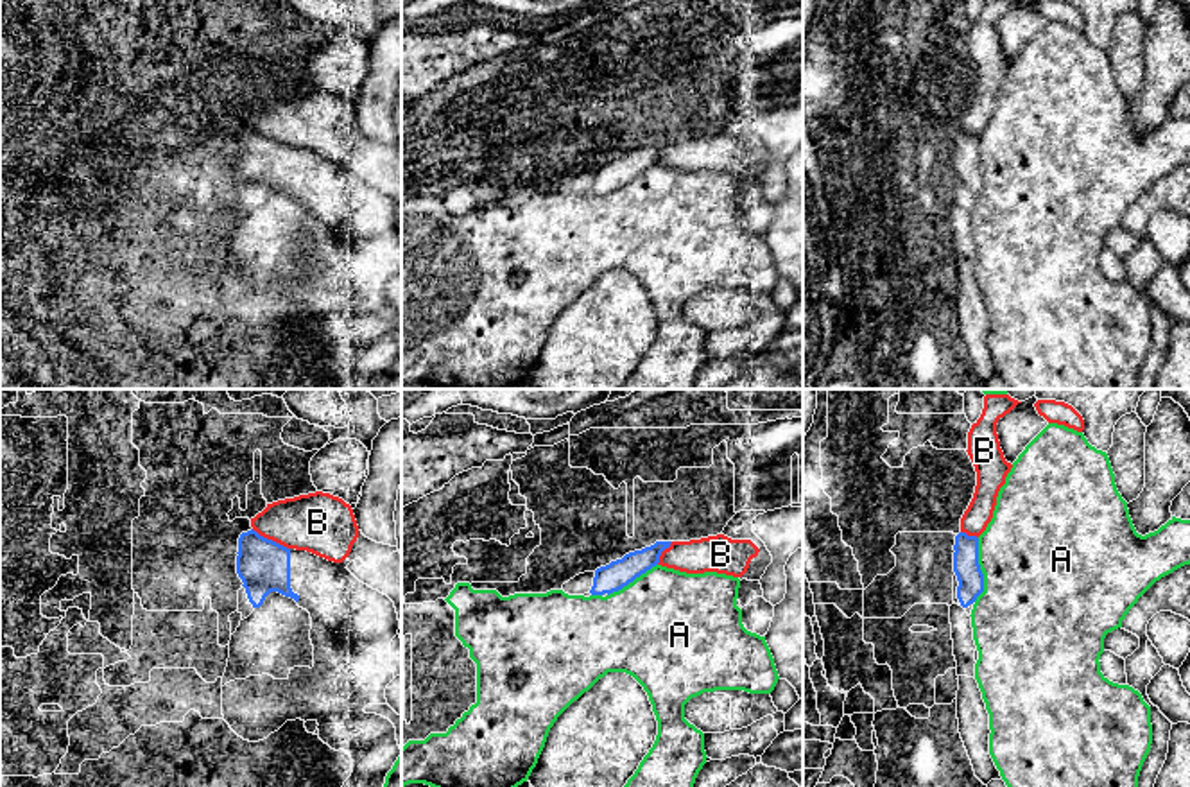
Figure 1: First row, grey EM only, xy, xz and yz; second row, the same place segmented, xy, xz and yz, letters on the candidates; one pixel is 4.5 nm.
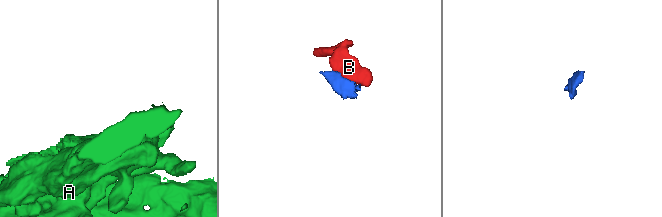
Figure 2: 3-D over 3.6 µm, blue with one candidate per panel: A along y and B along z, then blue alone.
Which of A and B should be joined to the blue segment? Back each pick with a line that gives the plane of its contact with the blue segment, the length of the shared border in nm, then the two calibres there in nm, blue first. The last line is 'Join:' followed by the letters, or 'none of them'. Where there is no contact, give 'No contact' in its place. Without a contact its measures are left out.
Join: none of them

